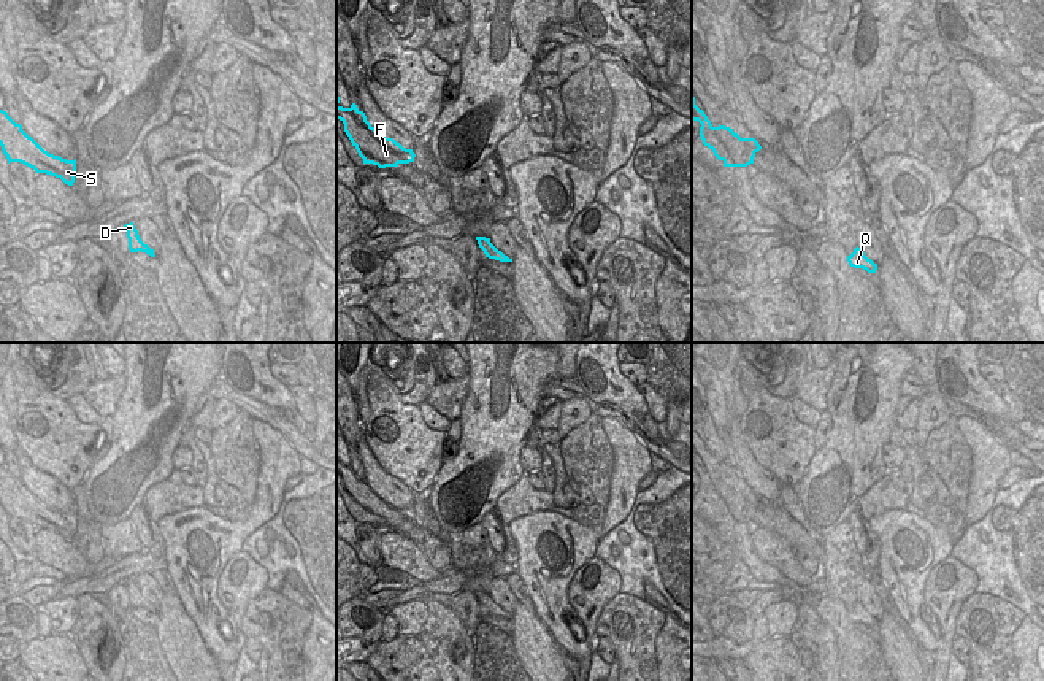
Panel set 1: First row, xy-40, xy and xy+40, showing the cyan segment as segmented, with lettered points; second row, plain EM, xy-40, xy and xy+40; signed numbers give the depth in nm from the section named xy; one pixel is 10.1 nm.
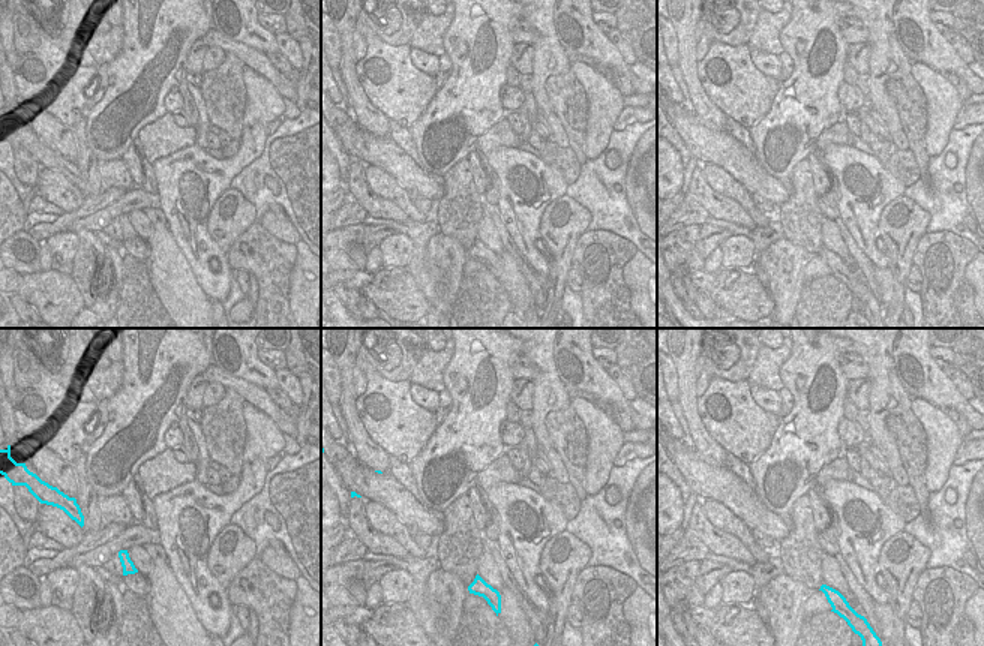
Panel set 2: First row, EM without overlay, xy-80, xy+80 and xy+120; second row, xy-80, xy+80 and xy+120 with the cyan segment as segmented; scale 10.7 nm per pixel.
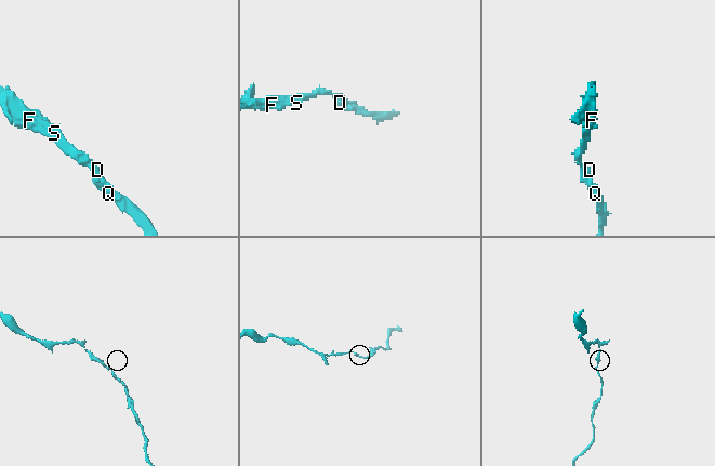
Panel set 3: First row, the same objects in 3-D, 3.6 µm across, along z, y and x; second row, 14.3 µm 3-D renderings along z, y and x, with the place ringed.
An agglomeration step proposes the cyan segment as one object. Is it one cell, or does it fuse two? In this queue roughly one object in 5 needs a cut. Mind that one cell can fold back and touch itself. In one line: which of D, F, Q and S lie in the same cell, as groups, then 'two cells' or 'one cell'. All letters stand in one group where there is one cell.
D F Q S | one cell

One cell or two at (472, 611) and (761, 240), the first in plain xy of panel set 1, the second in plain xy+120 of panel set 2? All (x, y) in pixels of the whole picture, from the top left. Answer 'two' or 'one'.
two

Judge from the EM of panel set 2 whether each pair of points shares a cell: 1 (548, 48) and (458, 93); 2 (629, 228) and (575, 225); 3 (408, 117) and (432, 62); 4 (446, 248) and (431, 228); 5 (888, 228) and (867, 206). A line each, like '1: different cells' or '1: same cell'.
1: different cells
2: different cells
3: different cells
4: different cells
5: different cells

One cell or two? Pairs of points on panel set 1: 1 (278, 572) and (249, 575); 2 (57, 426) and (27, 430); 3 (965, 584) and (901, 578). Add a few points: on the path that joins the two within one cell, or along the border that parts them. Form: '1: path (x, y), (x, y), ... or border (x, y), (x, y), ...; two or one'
1: border (241, 550), (265, 570), (267, 588); two
2: path (49, 426), (35, 430); one
3: border (949, 554), (930, 572), (925, 583), (924, 604); two

